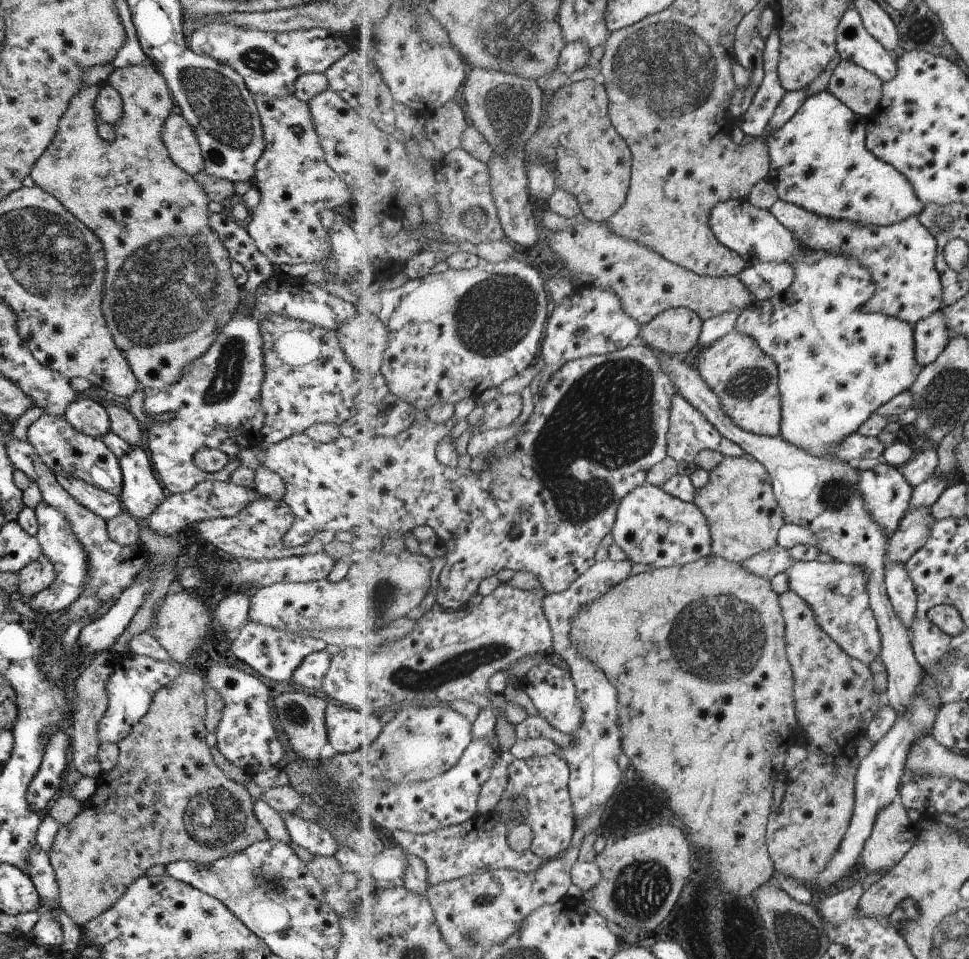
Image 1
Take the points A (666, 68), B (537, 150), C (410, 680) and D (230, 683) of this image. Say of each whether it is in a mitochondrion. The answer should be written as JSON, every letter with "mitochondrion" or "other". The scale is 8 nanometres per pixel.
{"A":"mitochondrion","B":"mitochondrion","C":"mitochondrion","D":"other"}

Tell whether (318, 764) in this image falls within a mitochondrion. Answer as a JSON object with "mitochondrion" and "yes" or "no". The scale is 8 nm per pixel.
{"mitochondrion":"no"}

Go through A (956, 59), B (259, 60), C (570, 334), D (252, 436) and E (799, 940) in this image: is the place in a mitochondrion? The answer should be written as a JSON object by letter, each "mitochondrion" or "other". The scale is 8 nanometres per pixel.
{"A":"other","B":"mitochondrion","C":"other","D":"other","E":"mitochondrion"}

